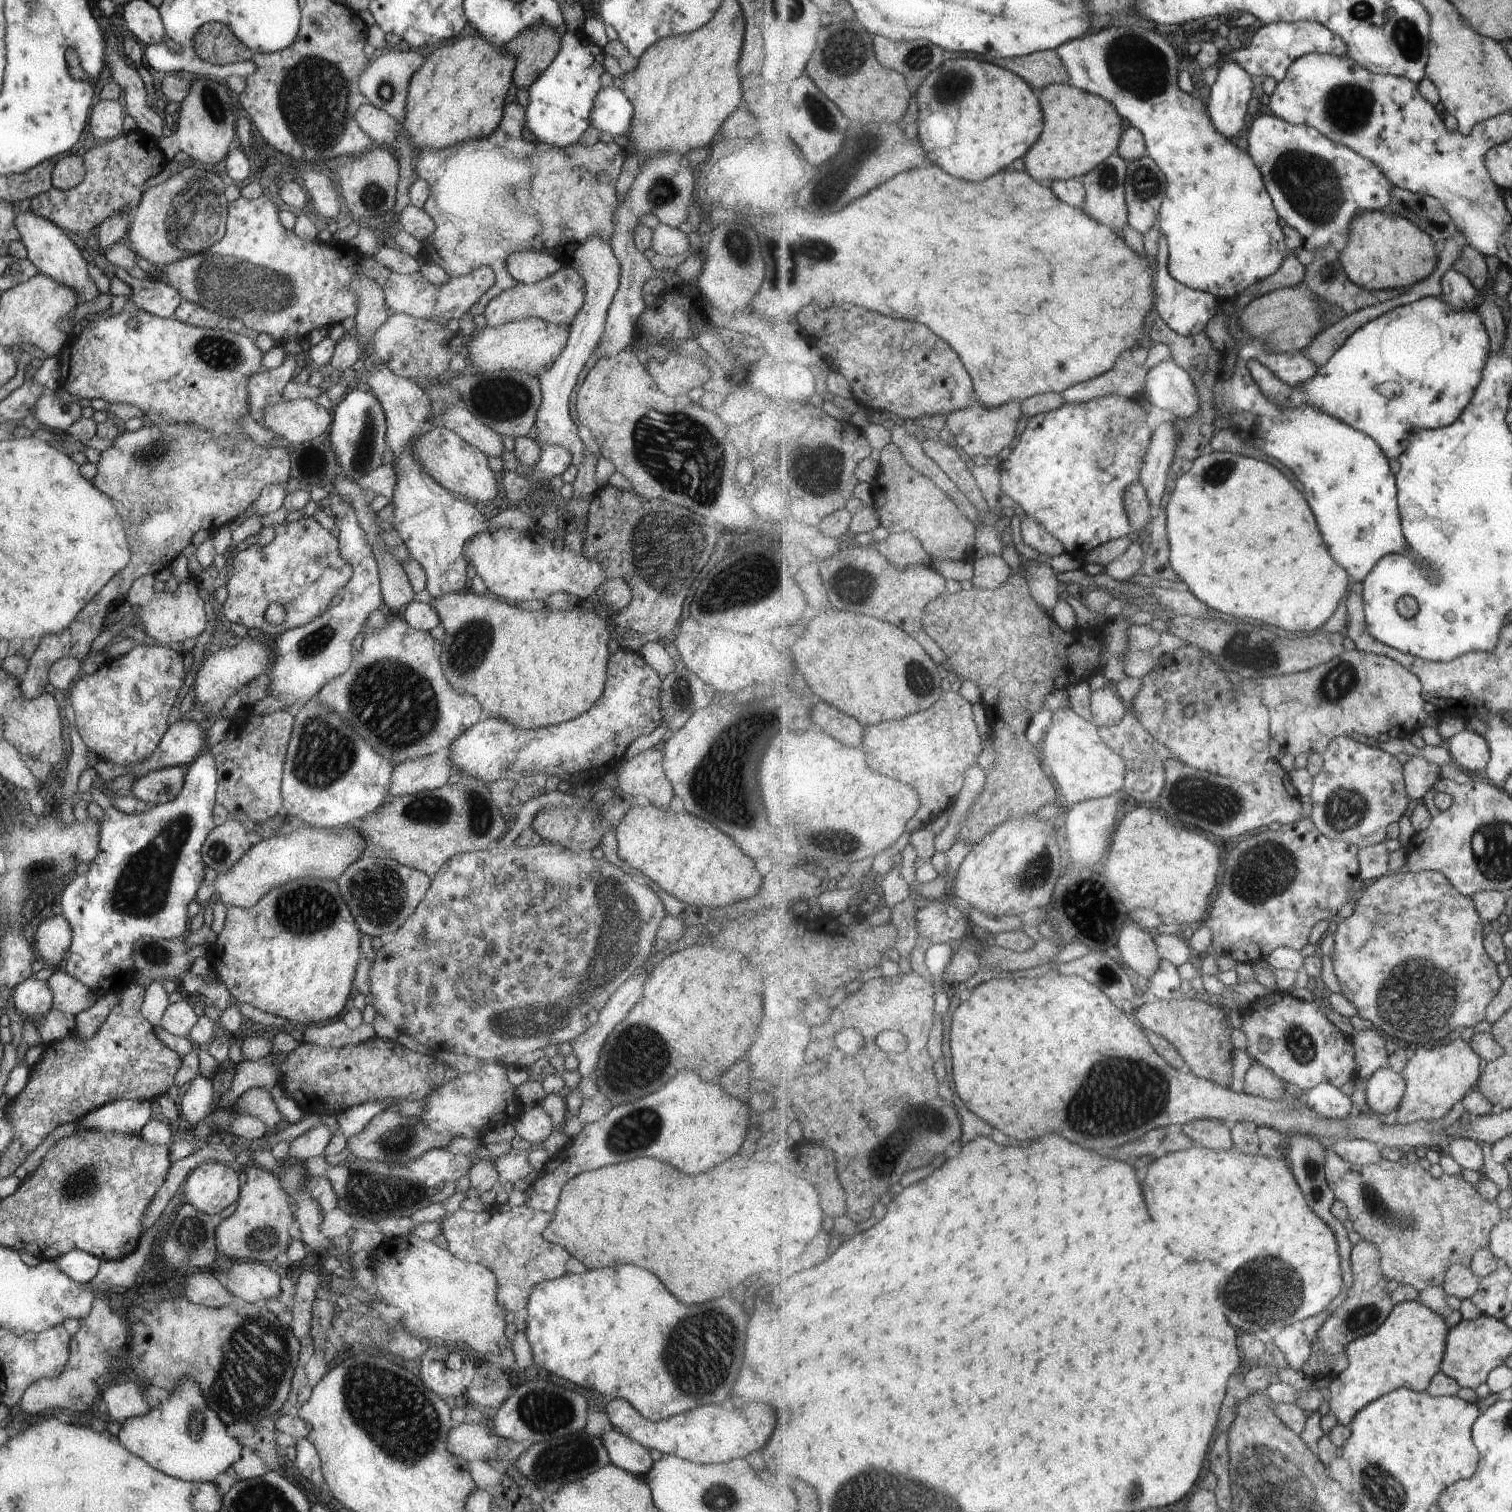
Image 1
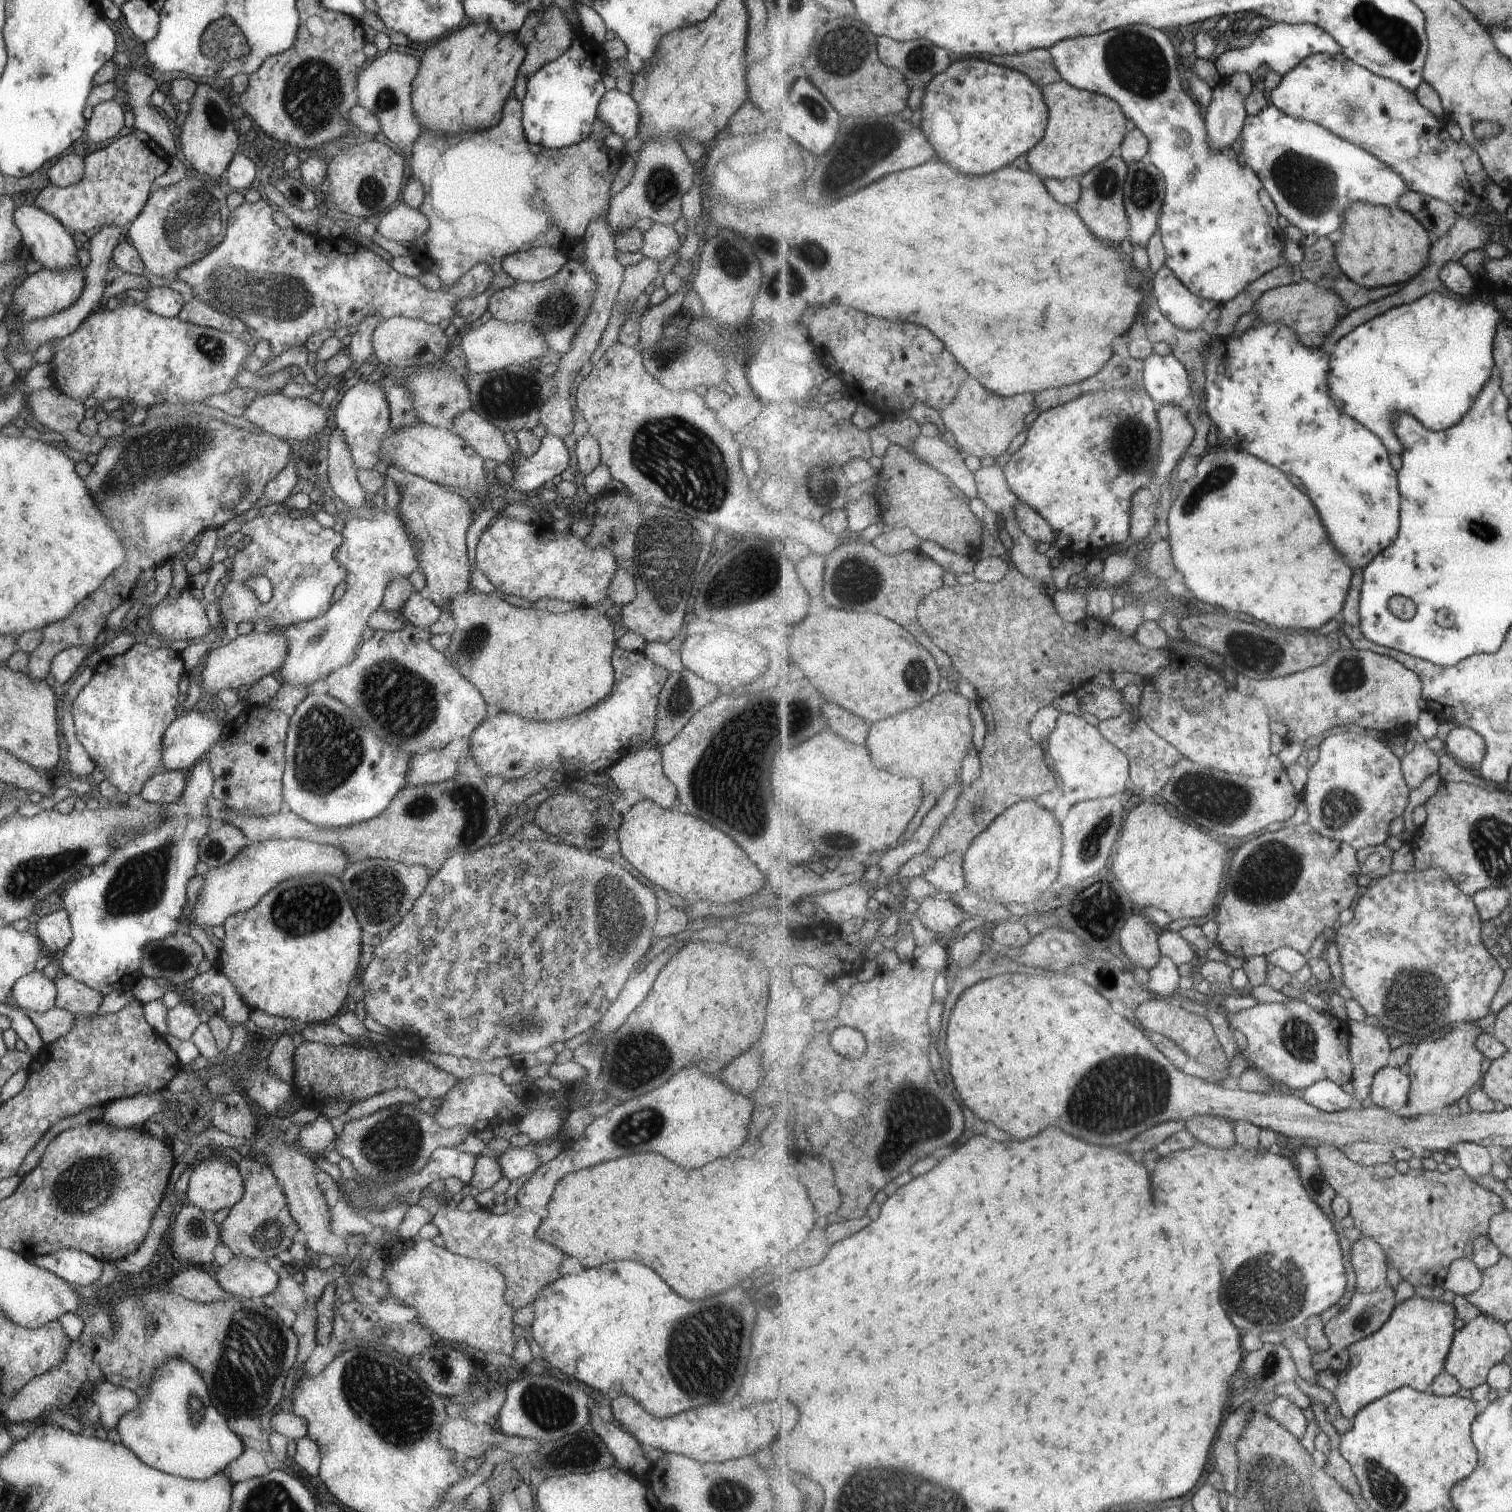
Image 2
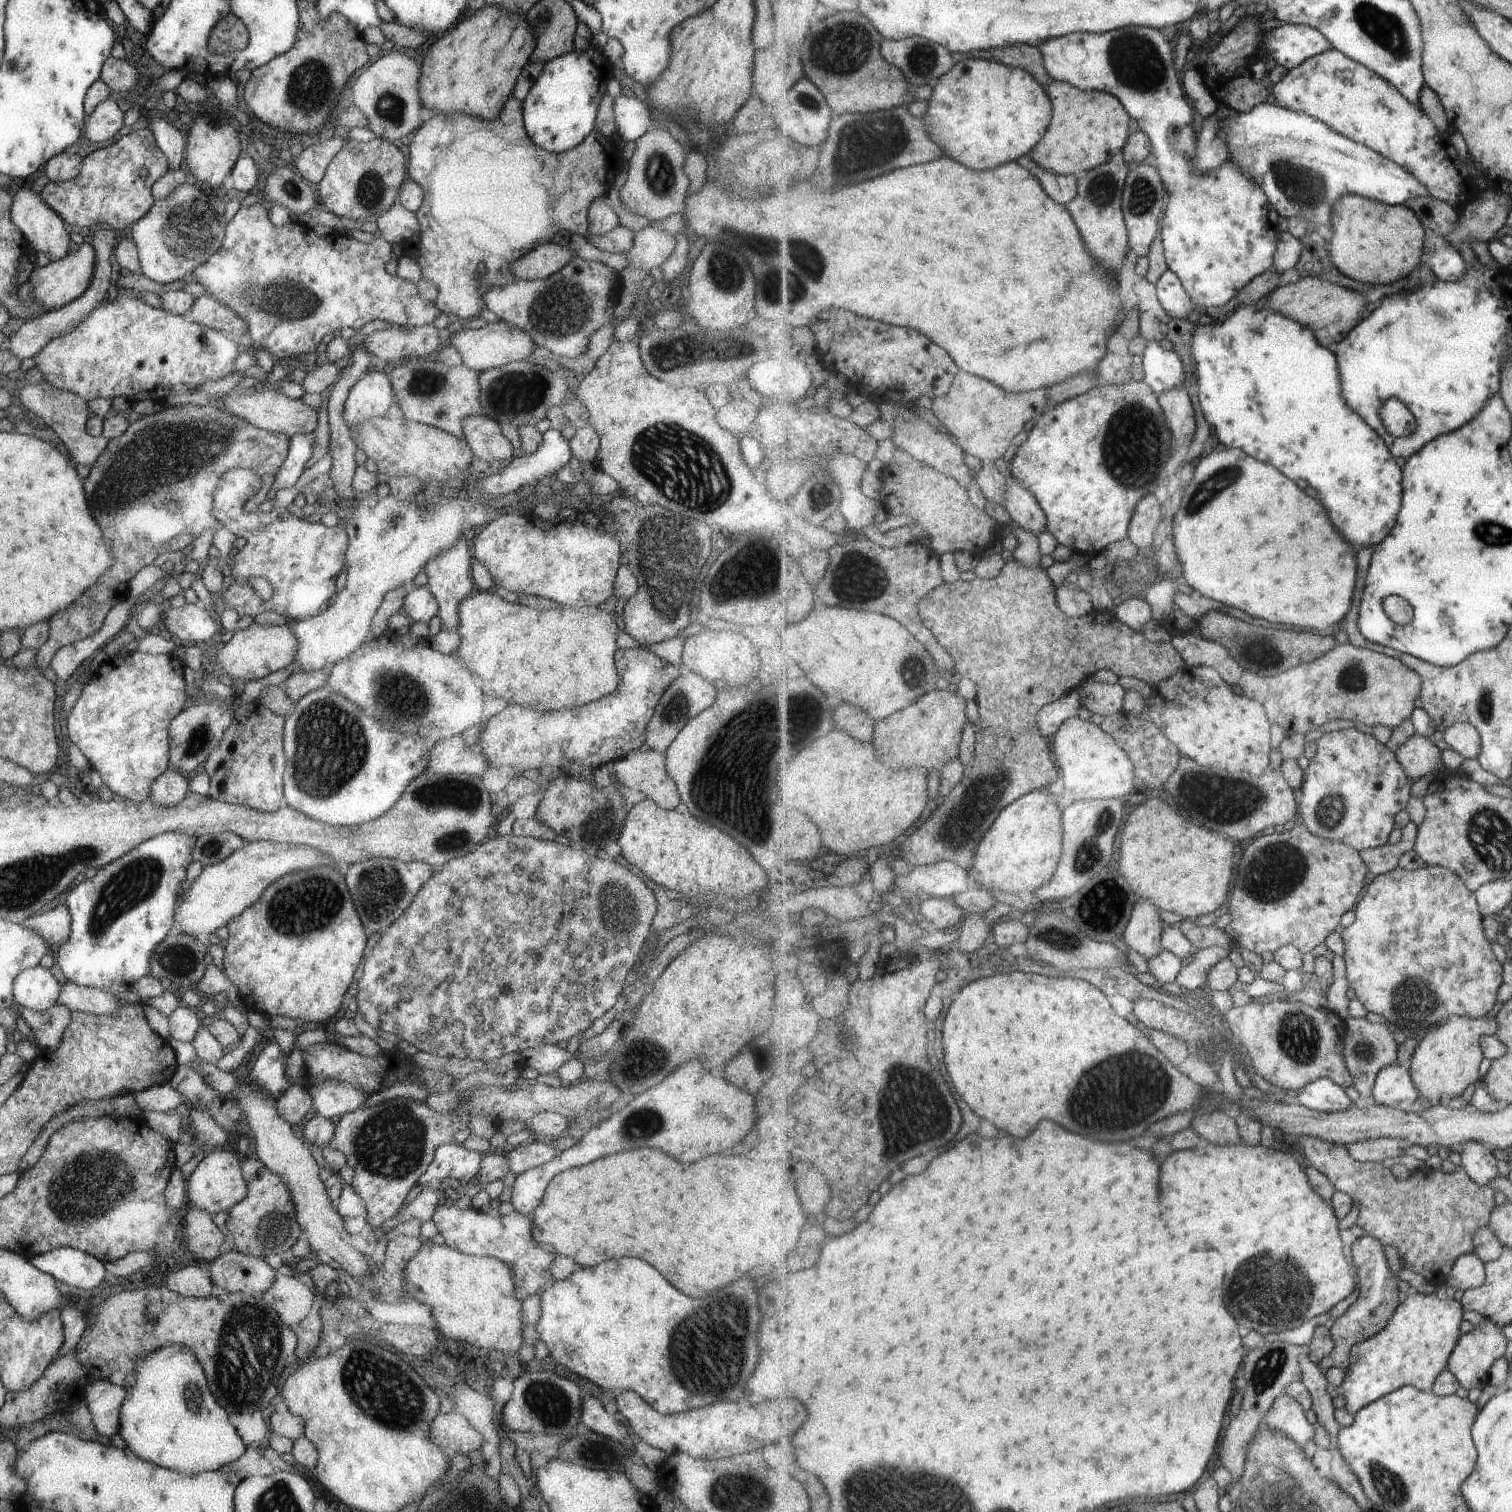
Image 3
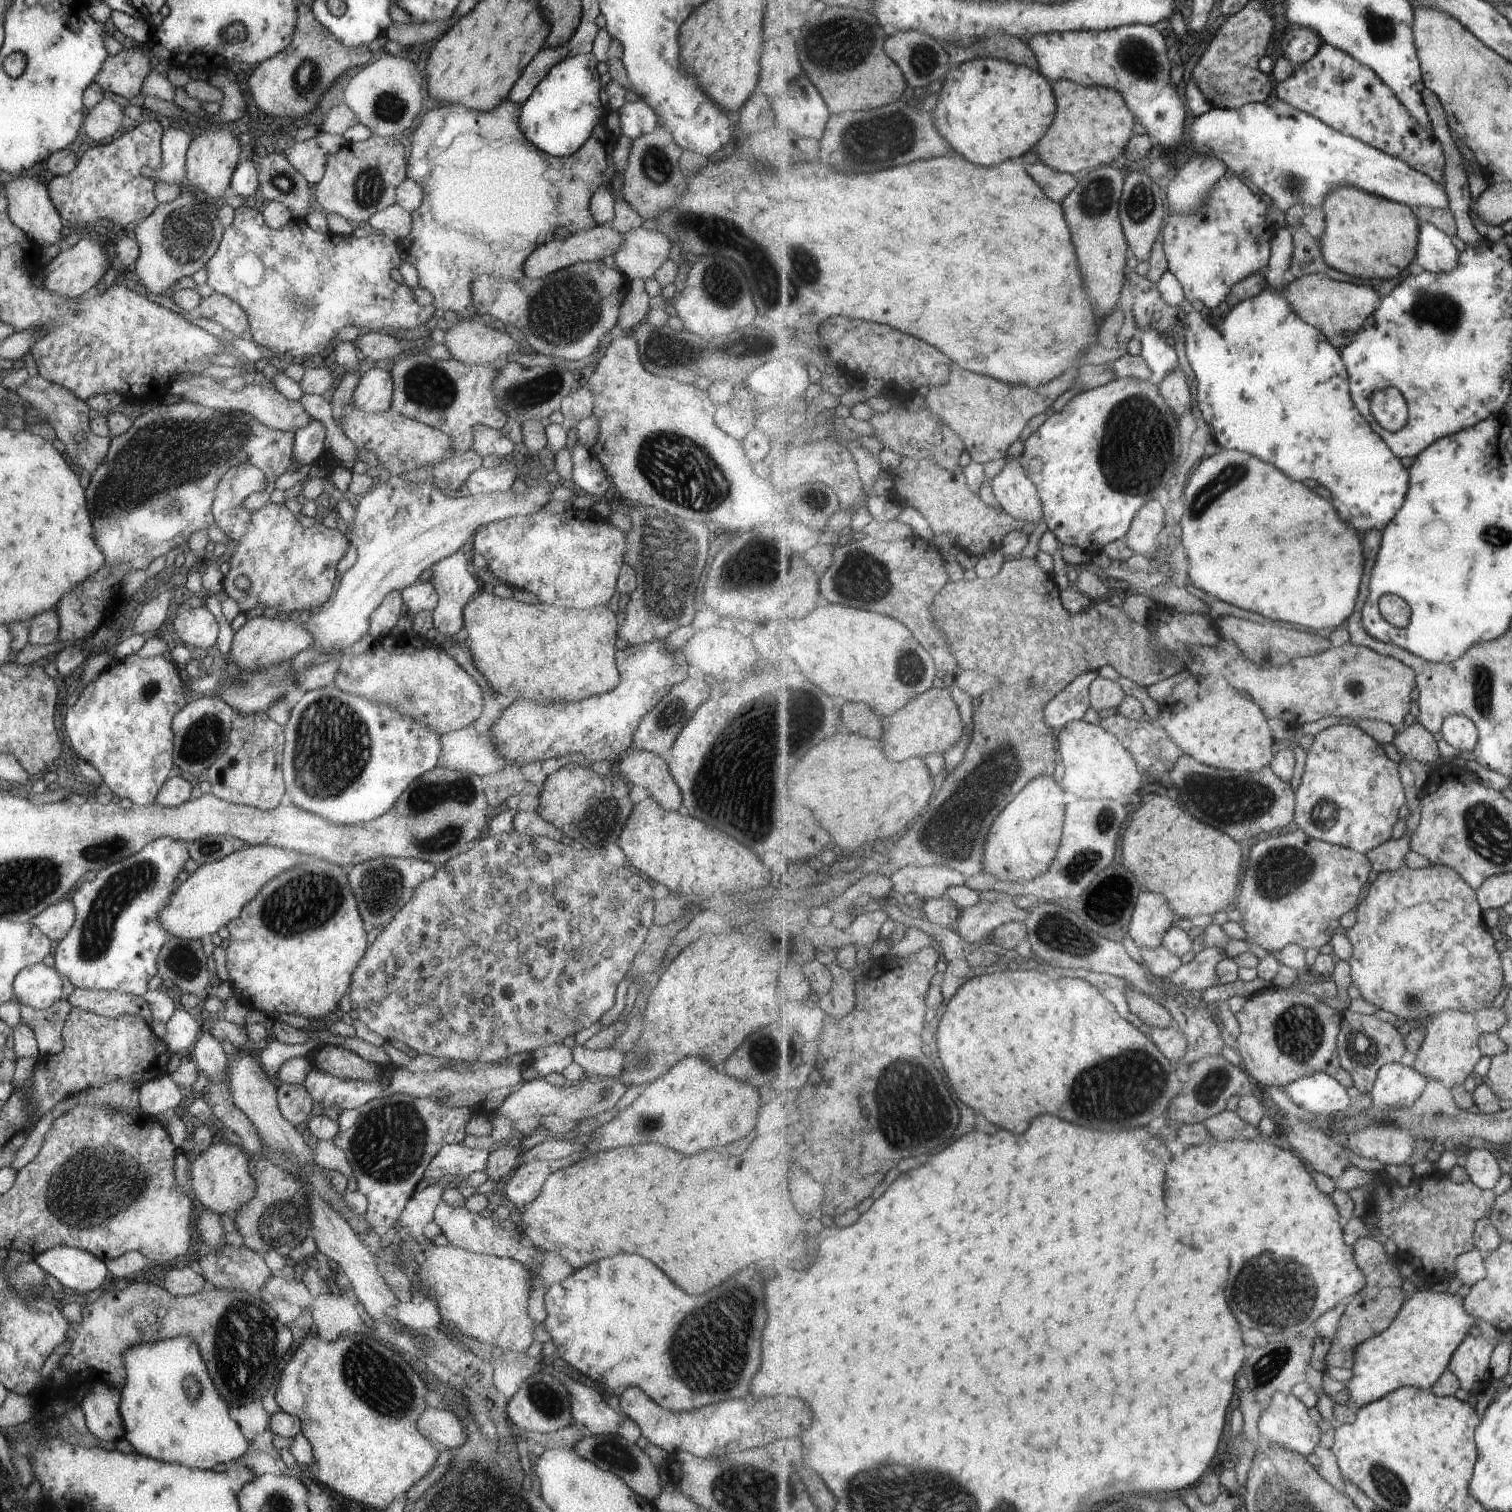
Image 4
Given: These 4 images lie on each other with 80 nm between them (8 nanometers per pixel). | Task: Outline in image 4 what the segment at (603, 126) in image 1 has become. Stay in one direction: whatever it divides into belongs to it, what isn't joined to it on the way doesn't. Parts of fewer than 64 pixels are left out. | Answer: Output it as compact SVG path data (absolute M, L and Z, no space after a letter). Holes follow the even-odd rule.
M639 98L633 102L625 101L617 114L620 134L631 140L651 132L656 127L653 109Z

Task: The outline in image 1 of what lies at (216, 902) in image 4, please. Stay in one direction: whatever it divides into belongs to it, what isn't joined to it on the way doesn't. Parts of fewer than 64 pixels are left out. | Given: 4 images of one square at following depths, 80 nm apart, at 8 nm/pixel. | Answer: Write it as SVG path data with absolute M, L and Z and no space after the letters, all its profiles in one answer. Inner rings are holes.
M350 823L340 827L299 827L289 834L254 840L247 852L223 874L216 874L213 900L223 906L252 907L266 892L290 880L303 877L337 880L341 872L364 855L366 840Z

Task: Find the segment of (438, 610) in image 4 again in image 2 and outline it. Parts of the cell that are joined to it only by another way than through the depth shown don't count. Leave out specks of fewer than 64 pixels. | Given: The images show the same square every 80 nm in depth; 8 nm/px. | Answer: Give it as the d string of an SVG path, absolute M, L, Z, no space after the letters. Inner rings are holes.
M390 464L384 474L388 481L396 485L400 495L400 502L397 506L398 516L404 524L410 541L414 543L412 550L416 553L418 568L430 590L429 599L441 611L448 611L449 599L453 595L471 589L465 532L472 522L472 501L449 493L447 487L403 471L394 464Z

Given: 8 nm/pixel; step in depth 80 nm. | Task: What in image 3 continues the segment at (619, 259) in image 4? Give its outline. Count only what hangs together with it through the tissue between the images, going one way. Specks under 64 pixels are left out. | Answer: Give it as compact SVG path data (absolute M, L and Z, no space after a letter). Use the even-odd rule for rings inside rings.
M647 226L633 232L631 248L624 252L629 266L638 266L645 270L656 267L673 252L675 237L667 231Z

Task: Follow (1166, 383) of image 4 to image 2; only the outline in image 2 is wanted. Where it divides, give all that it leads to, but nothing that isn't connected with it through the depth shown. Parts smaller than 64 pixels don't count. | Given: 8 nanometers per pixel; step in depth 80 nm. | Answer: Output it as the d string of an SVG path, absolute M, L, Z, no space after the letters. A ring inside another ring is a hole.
M1184 404L1181 405L1162 405L1159 412L1159 420L1160 420L1160 431L1161 431L1161 442L1160 442L1160 462L1157 463L1157 468L1153 477L1153 484L1151 486L1151 490L1153 486L1159 487L1161 490L1166 490L1171 482L1171 474L1175 470L1176 464L1181 460L1181 457L1185 454L1187 447L1193 442L1193 439L1196 435L1195 427L1191 424L1191 421L1188 417L1188 409L1190 405Z

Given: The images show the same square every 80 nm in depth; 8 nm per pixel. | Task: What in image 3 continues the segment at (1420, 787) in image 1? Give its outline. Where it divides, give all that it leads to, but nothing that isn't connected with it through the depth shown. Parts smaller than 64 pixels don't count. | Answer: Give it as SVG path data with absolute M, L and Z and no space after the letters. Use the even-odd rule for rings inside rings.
M1413 734L1395 753L1408 778L1415 782L1427 774L1446 769L1441 760L1441 751L1431 739Z

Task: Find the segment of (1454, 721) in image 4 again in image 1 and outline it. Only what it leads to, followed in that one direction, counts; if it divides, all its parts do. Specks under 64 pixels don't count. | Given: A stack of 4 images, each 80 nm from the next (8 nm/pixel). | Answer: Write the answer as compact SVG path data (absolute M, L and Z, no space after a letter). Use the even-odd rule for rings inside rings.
M1465 728L1447 740L1446 747L1462 770L1471 777L1486 772L1492 759L1492 750L1488 740L1479 733Z

